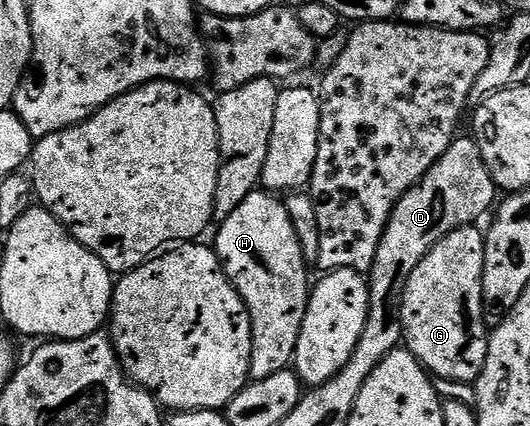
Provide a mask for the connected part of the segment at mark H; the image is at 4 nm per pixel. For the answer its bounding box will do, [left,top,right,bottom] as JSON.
[213,189,309,380]

